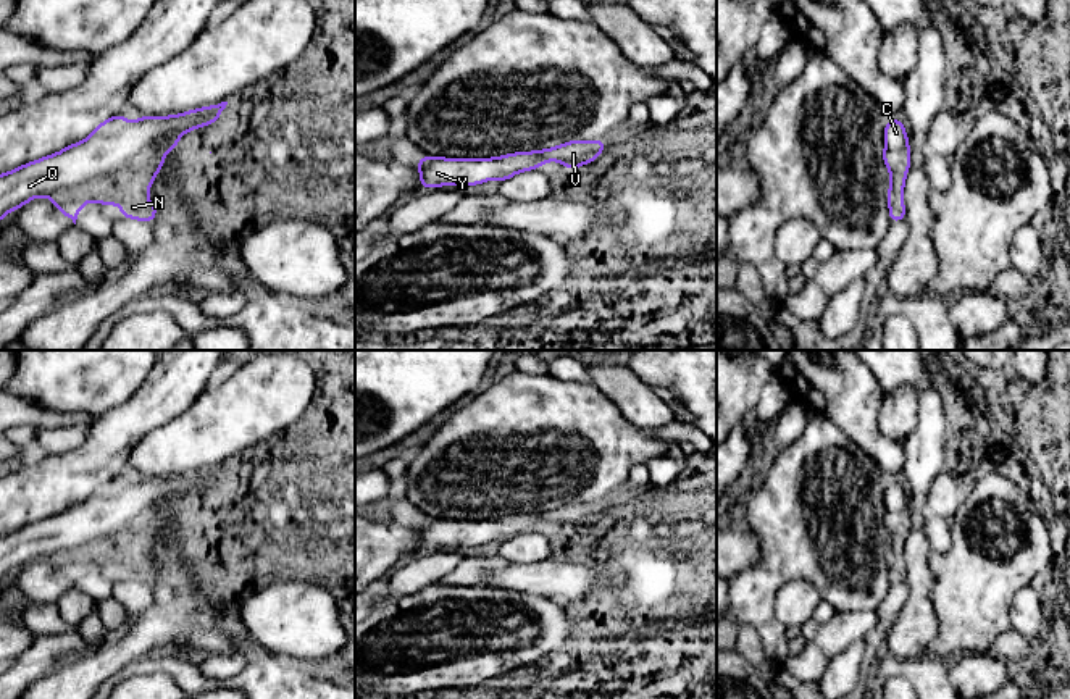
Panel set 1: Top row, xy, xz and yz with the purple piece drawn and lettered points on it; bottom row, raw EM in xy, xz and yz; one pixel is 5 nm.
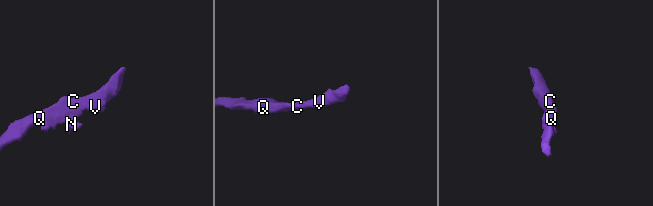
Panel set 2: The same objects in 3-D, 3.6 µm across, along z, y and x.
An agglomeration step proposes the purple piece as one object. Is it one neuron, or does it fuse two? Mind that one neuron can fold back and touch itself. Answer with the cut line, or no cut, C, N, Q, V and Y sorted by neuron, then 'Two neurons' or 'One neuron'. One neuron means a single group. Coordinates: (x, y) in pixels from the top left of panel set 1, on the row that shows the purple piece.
No split. Groups: C N Q V Y. One neuron

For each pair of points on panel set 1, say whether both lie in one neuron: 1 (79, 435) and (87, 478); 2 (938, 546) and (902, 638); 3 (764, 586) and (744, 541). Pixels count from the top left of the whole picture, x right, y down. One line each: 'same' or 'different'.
1: different
2: different
3: different

